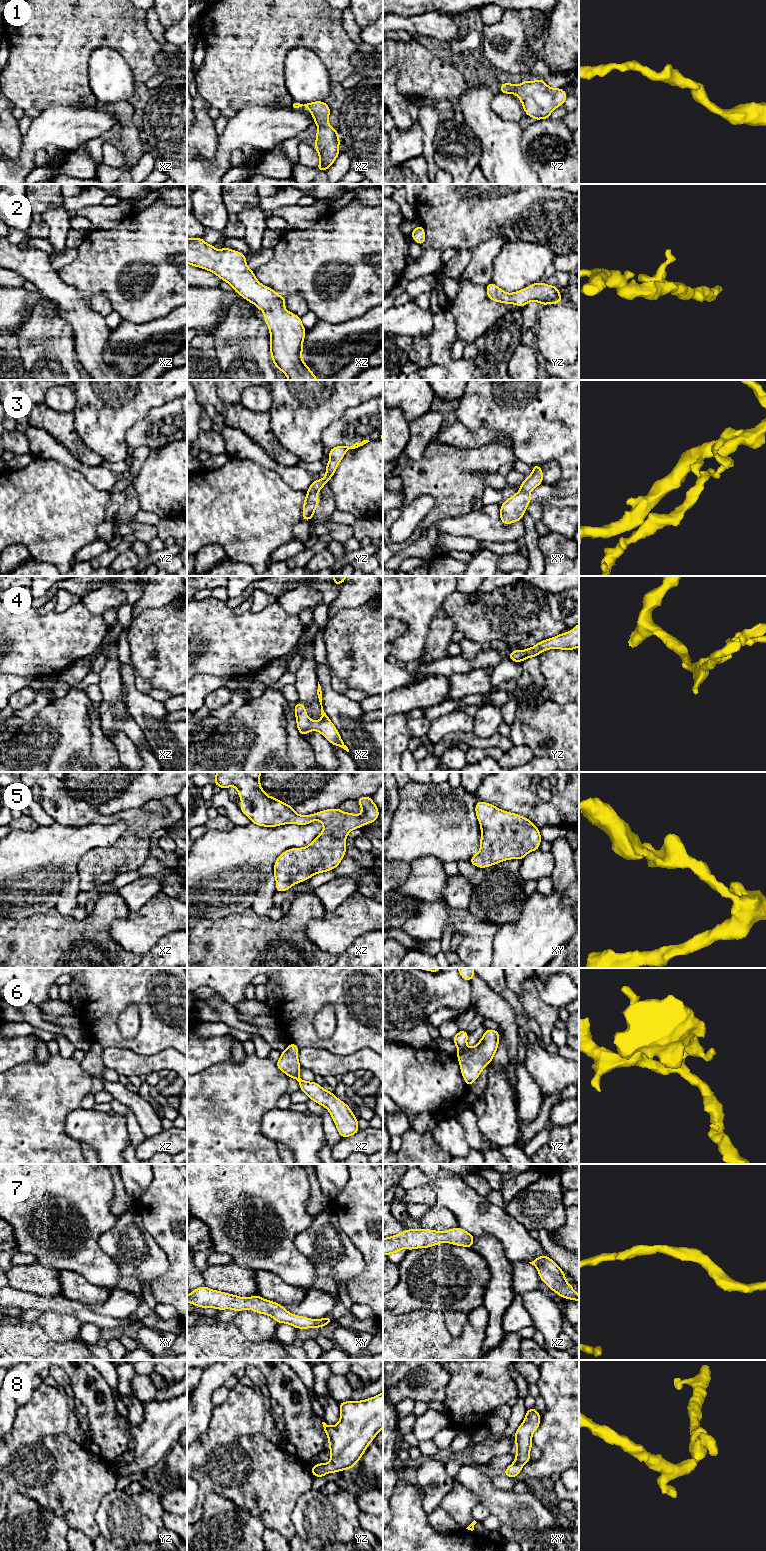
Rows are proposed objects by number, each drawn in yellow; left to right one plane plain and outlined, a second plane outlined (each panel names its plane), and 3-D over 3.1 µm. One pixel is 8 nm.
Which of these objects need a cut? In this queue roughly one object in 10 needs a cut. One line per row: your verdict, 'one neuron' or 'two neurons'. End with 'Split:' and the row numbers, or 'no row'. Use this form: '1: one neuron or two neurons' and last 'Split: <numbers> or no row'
1: one neuron
2: one neuron
3: two neurons
4: one neuron
5: one neuron
6: one neuron
7: one neuron
8: one neuron
Split: 3

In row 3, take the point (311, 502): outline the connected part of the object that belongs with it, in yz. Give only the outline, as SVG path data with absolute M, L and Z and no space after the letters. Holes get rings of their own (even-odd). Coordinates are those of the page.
M318 492L306 493L306 498L303 502L302 520L309 520L309 521L312 520L315 510L319 505L317 495L318 495Z

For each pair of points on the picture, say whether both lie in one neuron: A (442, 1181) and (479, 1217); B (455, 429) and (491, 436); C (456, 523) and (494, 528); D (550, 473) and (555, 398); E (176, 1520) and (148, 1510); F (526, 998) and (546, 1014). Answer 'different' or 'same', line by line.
A: same
B: same
C: same
D: different
E: different
F: same

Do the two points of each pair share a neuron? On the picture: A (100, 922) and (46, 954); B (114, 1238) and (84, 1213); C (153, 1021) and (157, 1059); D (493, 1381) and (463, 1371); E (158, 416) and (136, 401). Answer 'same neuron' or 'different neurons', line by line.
A: same neuron
B: different neurons
C: different neurons
D: same neuron
E: different neurons

